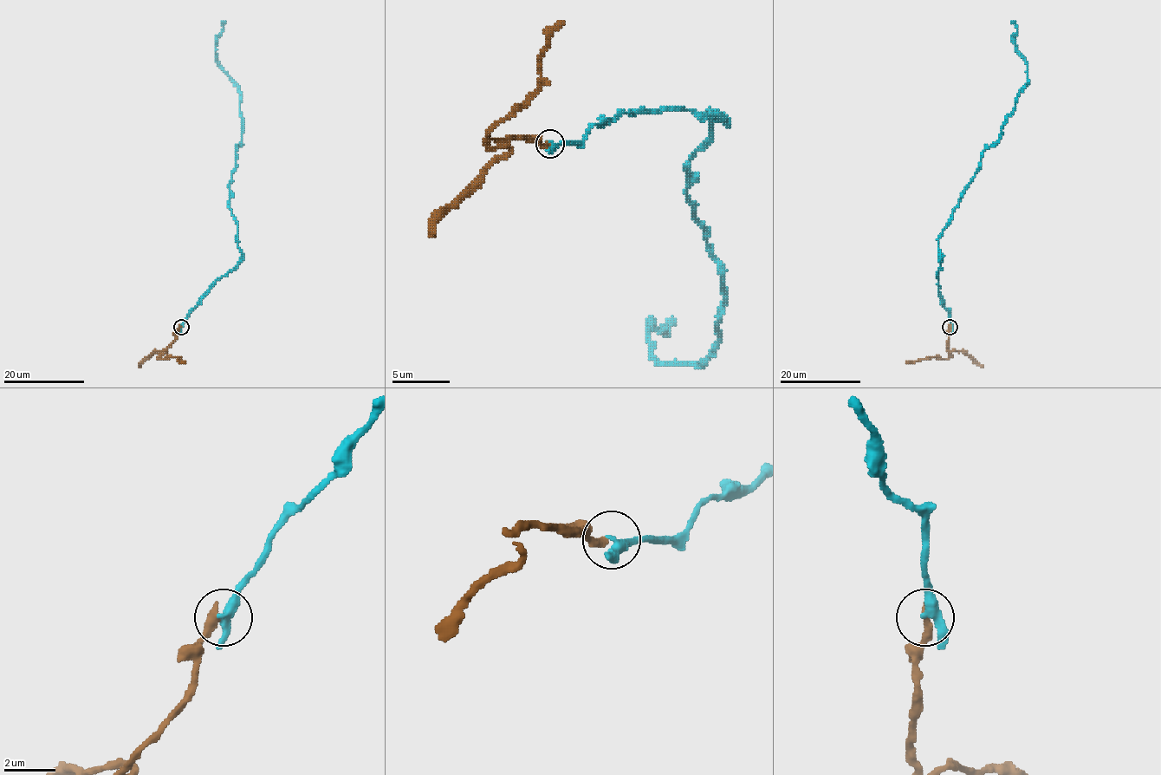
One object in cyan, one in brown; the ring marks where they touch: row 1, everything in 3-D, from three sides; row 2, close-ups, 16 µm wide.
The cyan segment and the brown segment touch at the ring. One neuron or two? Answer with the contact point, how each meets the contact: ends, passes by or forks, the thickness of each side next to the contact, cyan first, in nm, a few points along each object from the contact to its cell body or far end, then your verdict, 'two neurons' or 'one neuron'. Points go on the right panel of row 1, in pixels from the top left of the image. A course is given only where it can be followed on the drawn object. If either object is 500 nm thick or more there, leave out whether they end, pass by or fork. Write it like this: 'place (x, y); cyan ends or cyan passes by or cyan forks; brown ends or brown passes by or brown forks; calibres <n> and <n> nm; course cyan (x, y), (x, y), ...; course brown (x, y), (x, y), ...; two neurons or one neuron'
place (950, 327); cyan passes by; brown ends; calibres 320 and 320 nm; course cyan (950, 327), (939, 292), (939, 236), (1028, 81), (1010, 22); course brown (950, 327), (947, 358), (930, 357), (906, 361); two neurons

